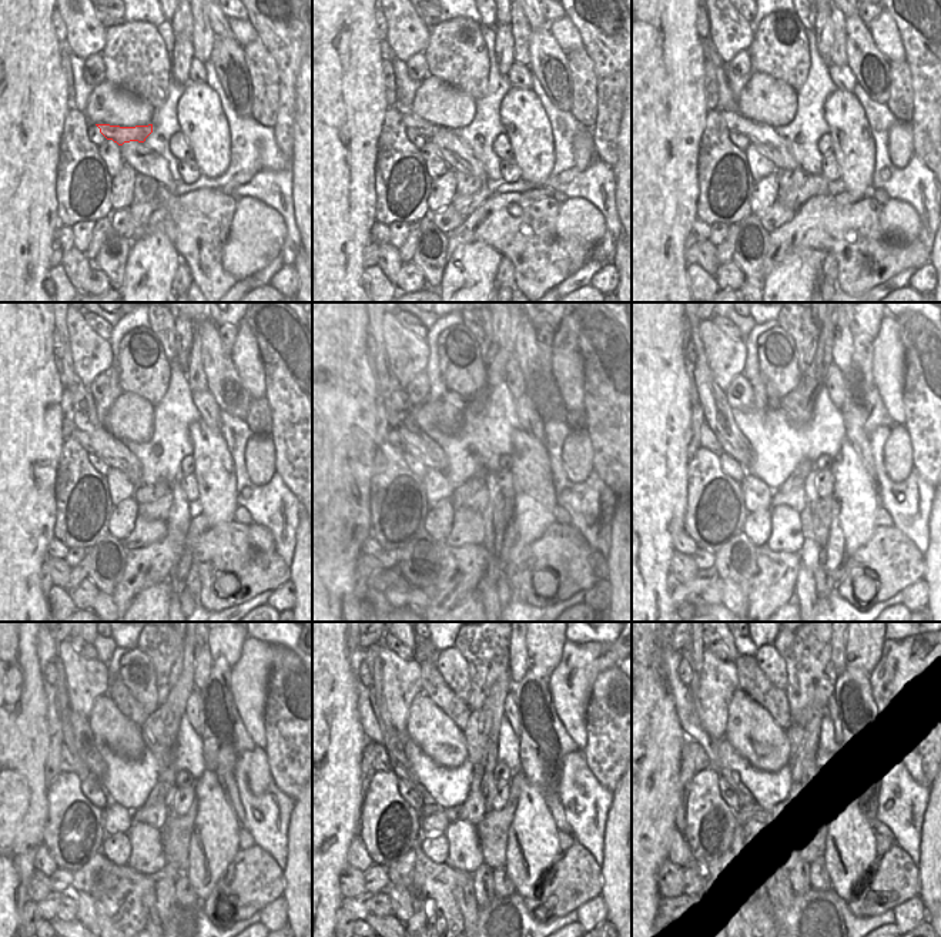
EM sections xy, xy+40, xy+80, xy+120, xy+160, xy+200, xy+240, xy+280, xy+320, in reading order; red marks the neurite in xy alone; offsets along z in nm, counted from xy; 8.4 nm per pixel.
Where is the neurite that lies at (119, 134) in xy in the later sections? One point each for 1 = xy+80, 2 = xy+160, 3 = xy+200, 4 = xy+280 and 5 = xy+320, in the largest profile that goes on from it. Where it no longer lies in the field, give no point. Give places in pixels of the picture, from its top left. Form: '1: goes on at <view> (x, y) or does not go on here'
1: goes on at xy+80 (730, 124)
2: goes on at xy+160 (392, 437)
3: goes on at xy+200 (709, 439)
4: goes on at xy+280 (381, 760)
5: goes on at xy+320 (697, 755)

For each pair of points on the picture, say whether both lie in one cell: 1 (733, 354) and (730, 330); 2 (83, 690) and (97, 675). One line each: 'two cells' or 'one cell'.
1: two cells
2: one cell

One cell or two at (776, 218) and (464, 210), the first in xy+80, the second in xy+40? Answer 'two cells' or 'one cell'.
two cells

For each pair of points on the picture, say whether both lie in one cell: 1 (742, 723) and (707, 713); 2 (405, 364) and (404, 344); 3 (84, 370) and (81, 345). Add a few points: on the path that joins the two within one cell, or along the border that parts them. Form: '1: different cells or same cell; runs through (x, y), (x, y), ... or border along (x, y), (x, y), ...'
1: different cells; border along (739, 689), (730, 699), (727, 728), (723, 738)
2: same cell; runs through (405, 360), (404, 348)
3: same cell; runs through (84, 364), (84, 351)

